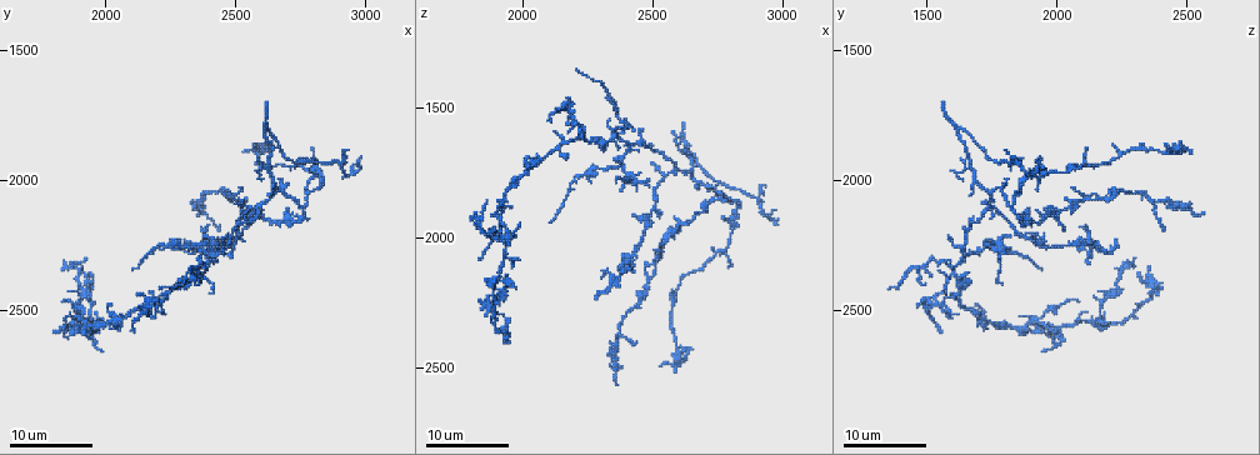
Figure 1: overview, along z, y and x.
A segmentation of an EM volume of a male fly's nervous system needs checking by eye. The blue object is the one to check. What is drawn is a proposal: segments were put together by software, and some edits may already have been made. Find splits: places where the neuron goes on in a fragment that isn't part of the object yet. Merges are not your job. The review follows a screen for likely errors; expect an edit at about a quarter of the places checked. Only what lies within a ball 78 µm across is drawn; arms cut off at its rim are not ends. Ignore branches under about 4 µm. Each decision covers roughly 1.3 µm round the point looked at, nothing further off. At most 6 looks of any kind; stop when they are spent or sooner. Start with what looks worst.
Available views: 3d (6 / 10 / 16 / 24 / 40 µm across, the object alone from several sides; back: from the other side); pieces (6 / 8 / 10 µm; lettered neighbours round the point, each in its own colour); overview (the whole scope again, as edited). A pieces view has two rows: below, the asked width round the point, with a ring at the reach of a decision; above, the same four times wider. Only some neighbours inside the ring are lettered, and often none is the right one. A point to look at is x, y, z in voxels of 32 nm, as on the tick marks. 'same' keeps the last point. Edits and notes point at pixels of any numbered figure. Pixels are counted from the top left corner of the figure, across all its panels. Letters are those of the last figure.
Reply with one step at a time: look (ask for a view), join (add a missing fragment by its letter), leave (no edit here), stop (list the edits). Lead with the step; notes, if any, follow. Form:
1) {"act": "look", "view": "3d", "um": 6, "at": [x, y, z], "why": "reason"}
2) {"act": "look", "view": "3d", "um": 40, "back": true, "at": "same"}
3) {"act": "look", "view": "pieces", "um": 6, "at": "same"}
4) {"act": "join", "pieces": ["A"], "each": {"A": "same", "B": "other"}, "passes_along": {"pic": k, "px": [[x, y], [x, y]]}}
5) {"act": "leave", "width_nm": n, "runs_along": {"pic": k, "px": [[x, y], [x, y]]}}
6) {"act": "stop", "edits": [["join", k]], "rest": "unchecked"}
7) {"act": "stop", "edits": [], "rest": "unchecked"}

{"act": "look", "view": "3d", "um": 24, "at": [2990, 1910, 1930], "why": "end of a long branch"}

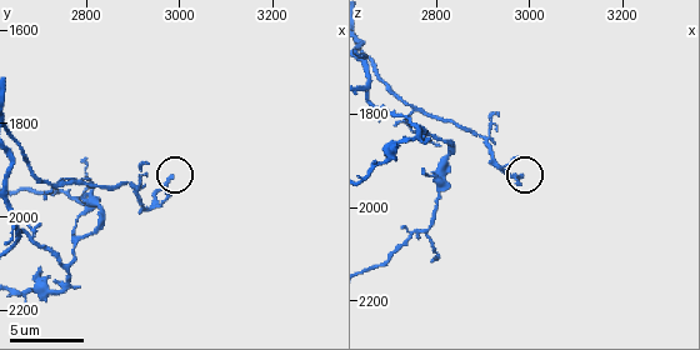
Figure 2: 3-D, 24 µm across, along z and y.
{"act": "look", "view": "3d", "um": 10, "at": [2975, 1915, 1930]}

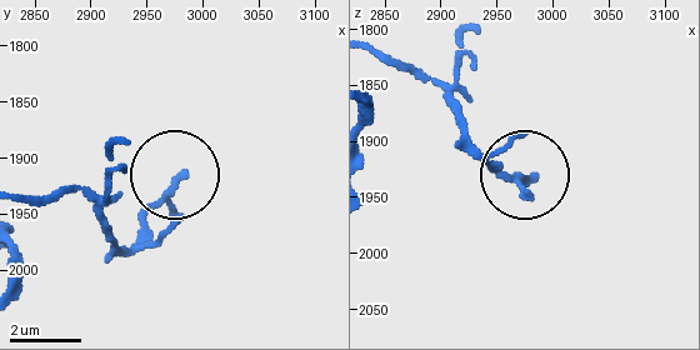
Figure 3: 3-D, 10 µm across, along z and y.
{"act": "look", "view": "pieces", "um": 10, "at": [2980, 1916, 1934], "why": "what lies round it"}

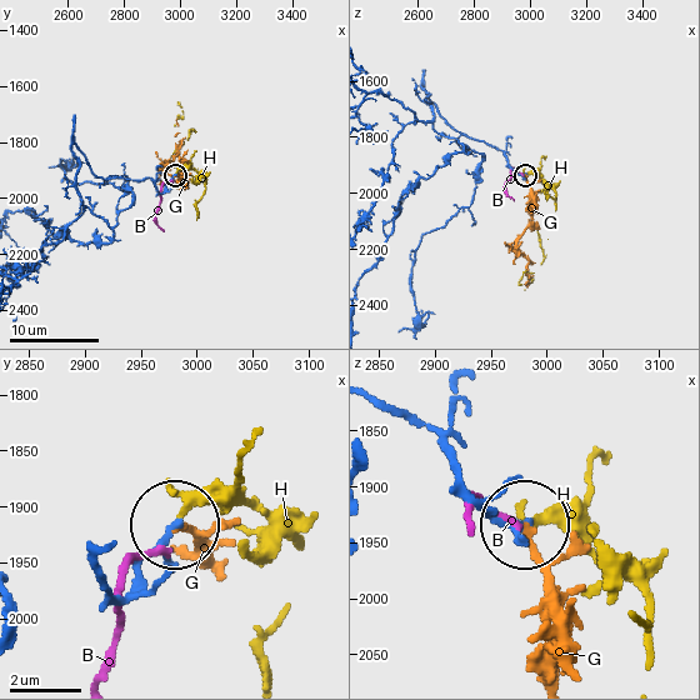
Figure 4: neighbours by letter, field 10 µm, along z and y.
{"act": "join", "pieces": ["H"], "width_nm": 200, "each": {"B": "other", "G": "other", "H": "same"}, "found": "the neuron continues"}

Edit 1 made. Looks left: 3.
{"act": "look", "view": "overview"}

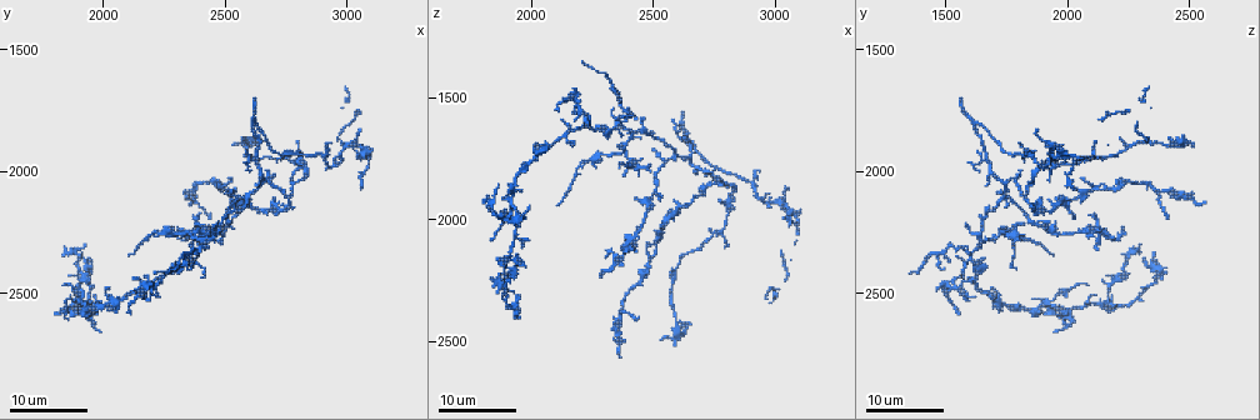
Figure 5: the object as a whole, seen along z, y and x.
{"act": "look", "view": "3d", "um": 24, "at": [2620, 1700, 1550], "why": "free end"}

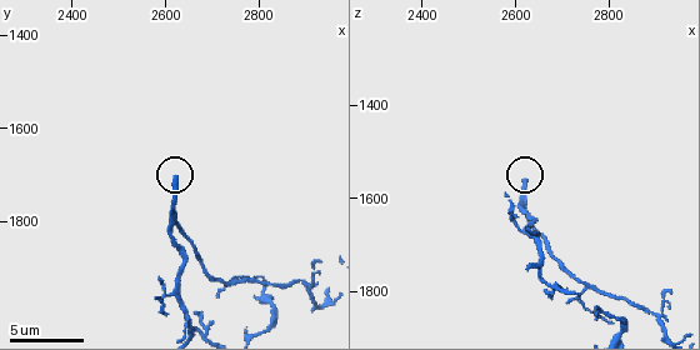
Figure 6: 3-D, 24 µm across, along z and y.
{"act": "look", "view": "pieces", "um": 8, "at": "same"}

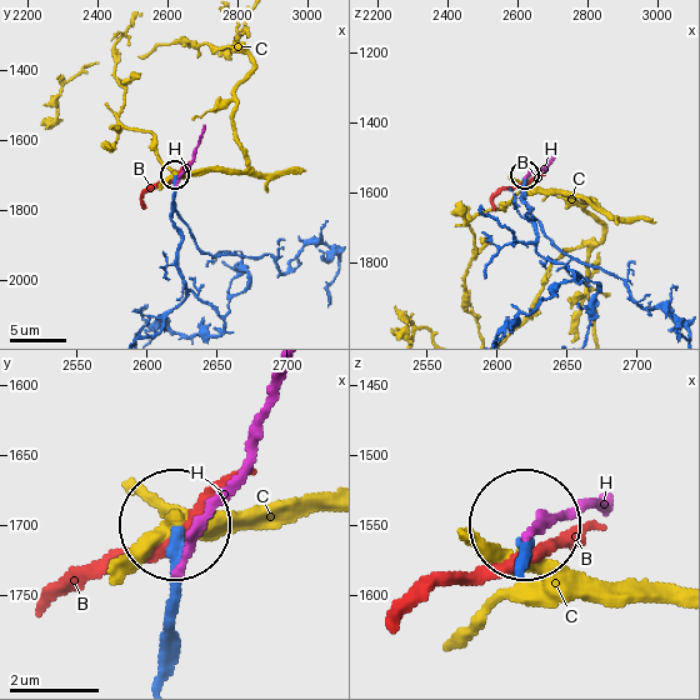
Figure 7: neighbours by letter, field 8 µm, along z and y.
{"act": "leave", "each": {"B": "other", "C": "other", "H": "other"}, "runs_along": {"pic": 7, "px": [[169, 636], [169, 528]]}, "found": "none of them fits"}

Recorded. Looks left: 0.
{"act": "stop", "edits": [["join", 4]], "rest": "unchecked"}

